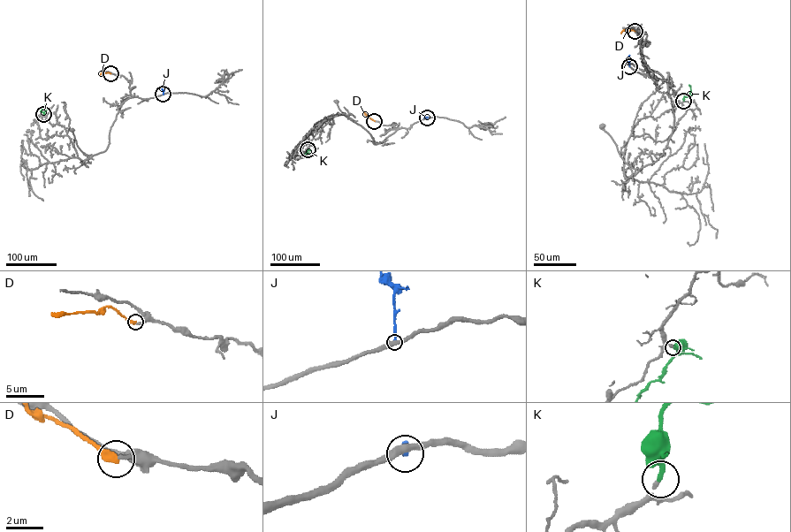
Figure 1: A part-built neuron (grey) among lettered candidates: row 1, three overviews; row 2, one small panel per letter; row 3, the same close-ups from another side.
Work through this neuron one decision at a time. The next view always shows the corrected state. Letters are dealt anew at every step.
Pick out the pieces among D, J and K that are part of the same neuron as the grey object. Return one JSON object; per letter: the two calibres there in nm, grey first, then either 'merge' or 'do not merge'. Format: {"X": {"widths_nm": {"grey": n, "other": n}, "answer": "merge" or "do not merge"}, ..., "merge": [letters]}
{"D": {"widths_nm": {"grey": 170, "other": 400}, "answer": "do not merge"}, "J": {"widths_nm": {"grey": 440, "other": 240}, "answer": "do not merge"}, "K": {"widths_nm": {"grey": 200, "other": 280}, "answer": "merge"}, "merge": ["K"]}

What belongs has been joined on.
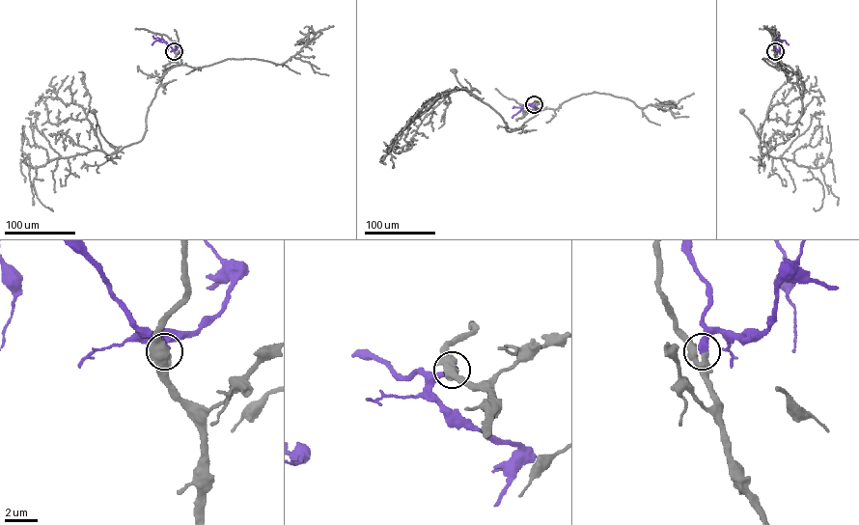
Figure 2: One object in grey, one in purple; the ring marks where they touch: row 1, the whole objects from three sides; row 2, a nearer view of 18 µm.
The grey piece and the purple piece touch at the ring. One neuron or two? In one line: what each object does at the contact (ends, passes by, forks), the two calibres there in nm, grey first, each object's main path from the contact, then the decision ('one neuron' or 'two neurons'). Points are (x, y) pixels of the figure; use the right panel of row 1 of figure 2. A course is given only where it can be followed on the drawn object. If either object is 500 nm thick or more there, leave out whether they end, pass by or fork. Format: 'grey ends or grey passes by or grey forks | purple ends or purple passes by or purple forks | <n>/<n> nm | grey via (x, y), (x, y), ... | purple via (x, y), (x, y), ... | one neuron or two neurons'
420/500 nm | grey via (775, 51), (780, 64), (796, 75), (800, 90), (802, 111), (792, 134), (763, 154), (766, 148), (741, 111) | purple via (775, 51), (777, 41), (785, 41), (789, 44) | one neuron

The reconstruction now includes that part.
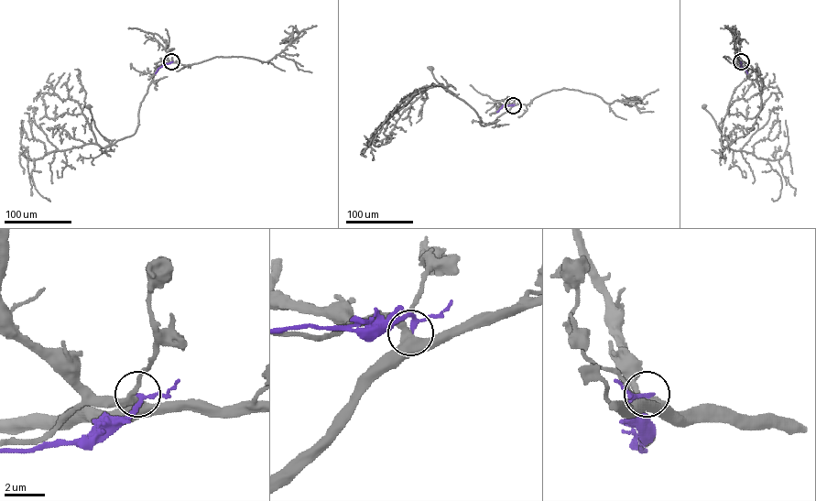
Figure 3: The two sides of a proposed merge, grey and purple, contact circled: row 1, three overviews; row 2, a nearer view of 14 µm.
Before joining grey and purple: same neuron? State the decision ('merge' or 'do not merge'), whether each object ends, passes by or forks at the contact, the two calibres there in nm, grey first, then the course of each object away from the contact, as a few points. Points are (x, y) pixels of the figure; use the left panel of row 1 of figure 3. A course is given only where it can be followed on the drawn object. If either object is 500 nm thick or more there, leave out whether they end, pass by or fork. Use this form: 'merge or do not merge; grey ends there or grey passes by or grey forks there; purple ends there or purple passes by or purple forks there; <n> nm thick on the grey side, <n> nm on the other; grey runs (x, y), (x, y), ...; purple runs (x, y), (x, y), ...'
do not merge; grey forks there; purple passes by; 400 nm thick on the grey side, 180 nm on the other; grey runs (171, 61), (156, 69), (140, 103), (139, 125), (130, 136), (104, 147), (109, 143), (95, 126), (88, 106); purple runs (171, 61), (159, 68), (156, 73)

